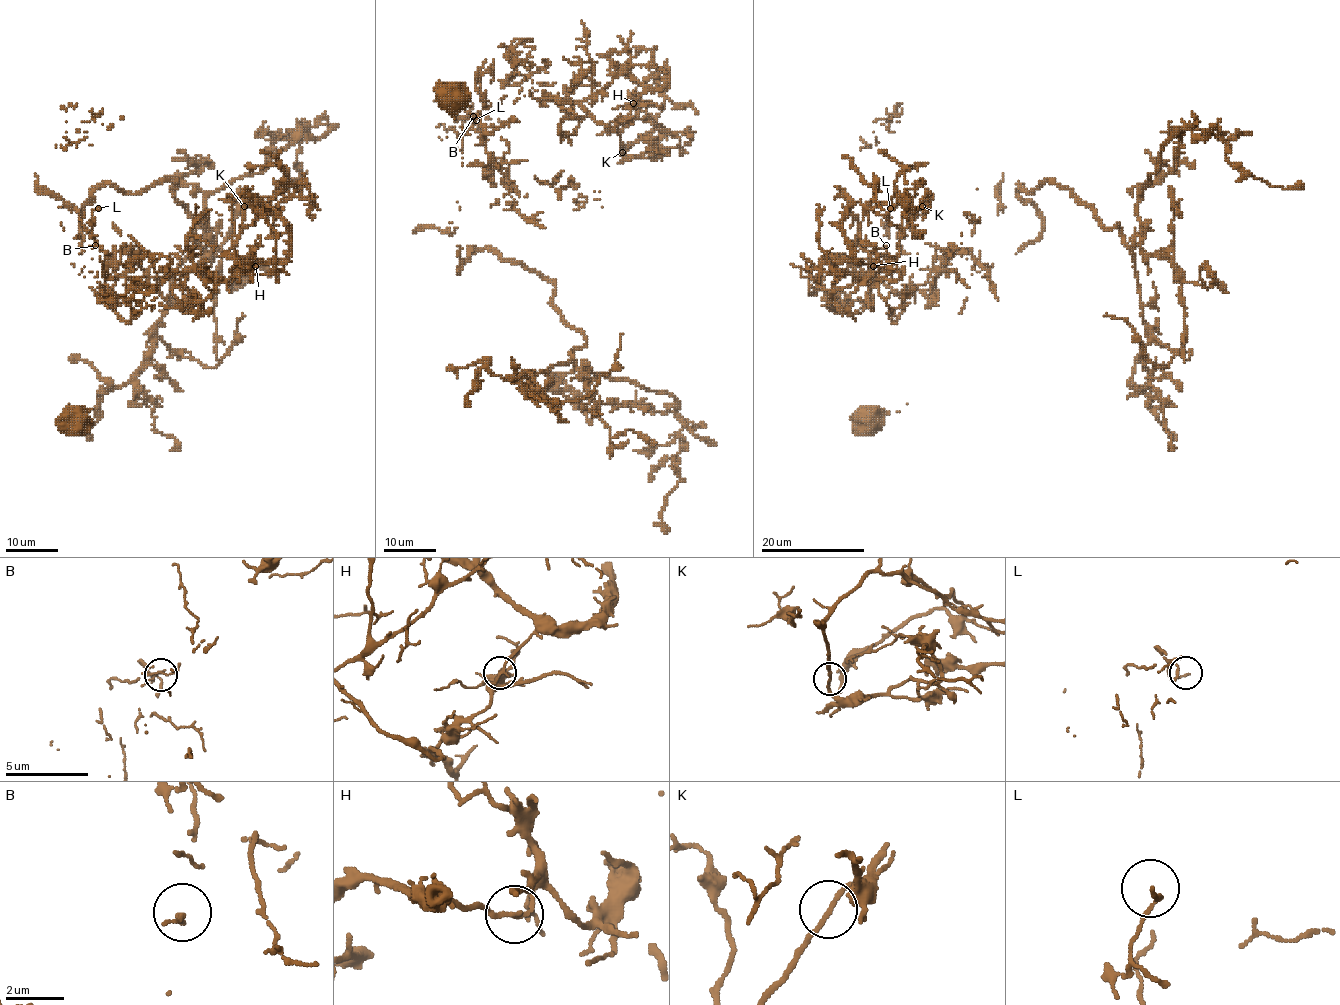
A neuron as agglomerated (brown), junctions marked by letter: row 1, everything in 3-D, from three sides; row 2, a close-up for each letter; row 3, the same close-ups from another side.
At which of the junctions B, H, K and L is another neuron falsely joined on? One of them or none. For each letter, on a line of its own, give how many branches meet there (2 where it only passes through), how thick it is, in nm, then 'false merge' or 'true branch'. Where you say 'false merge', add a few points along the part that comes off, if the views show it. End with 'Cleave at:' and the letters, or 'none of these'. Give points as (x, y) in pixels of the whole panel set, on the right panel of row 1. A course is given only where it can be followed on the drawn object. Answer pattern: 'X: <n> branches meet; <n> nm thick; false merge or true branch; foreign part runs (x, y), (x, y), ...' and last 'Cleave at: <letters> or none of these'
B: 1 branches meet; 140 nm thick; true branch
H: 2 branches meet; 150 nm thick; false merge; foreign part runs (873, 266), (853, 257), (853, 248), (840, 223), (843, 213), (852, 204), (843, 195), (834, 200)
K: 2 branches meet; 150 nm thick; true branch
L: 1 branches meet; 130 nm thick; true branch
Cleave at: H

